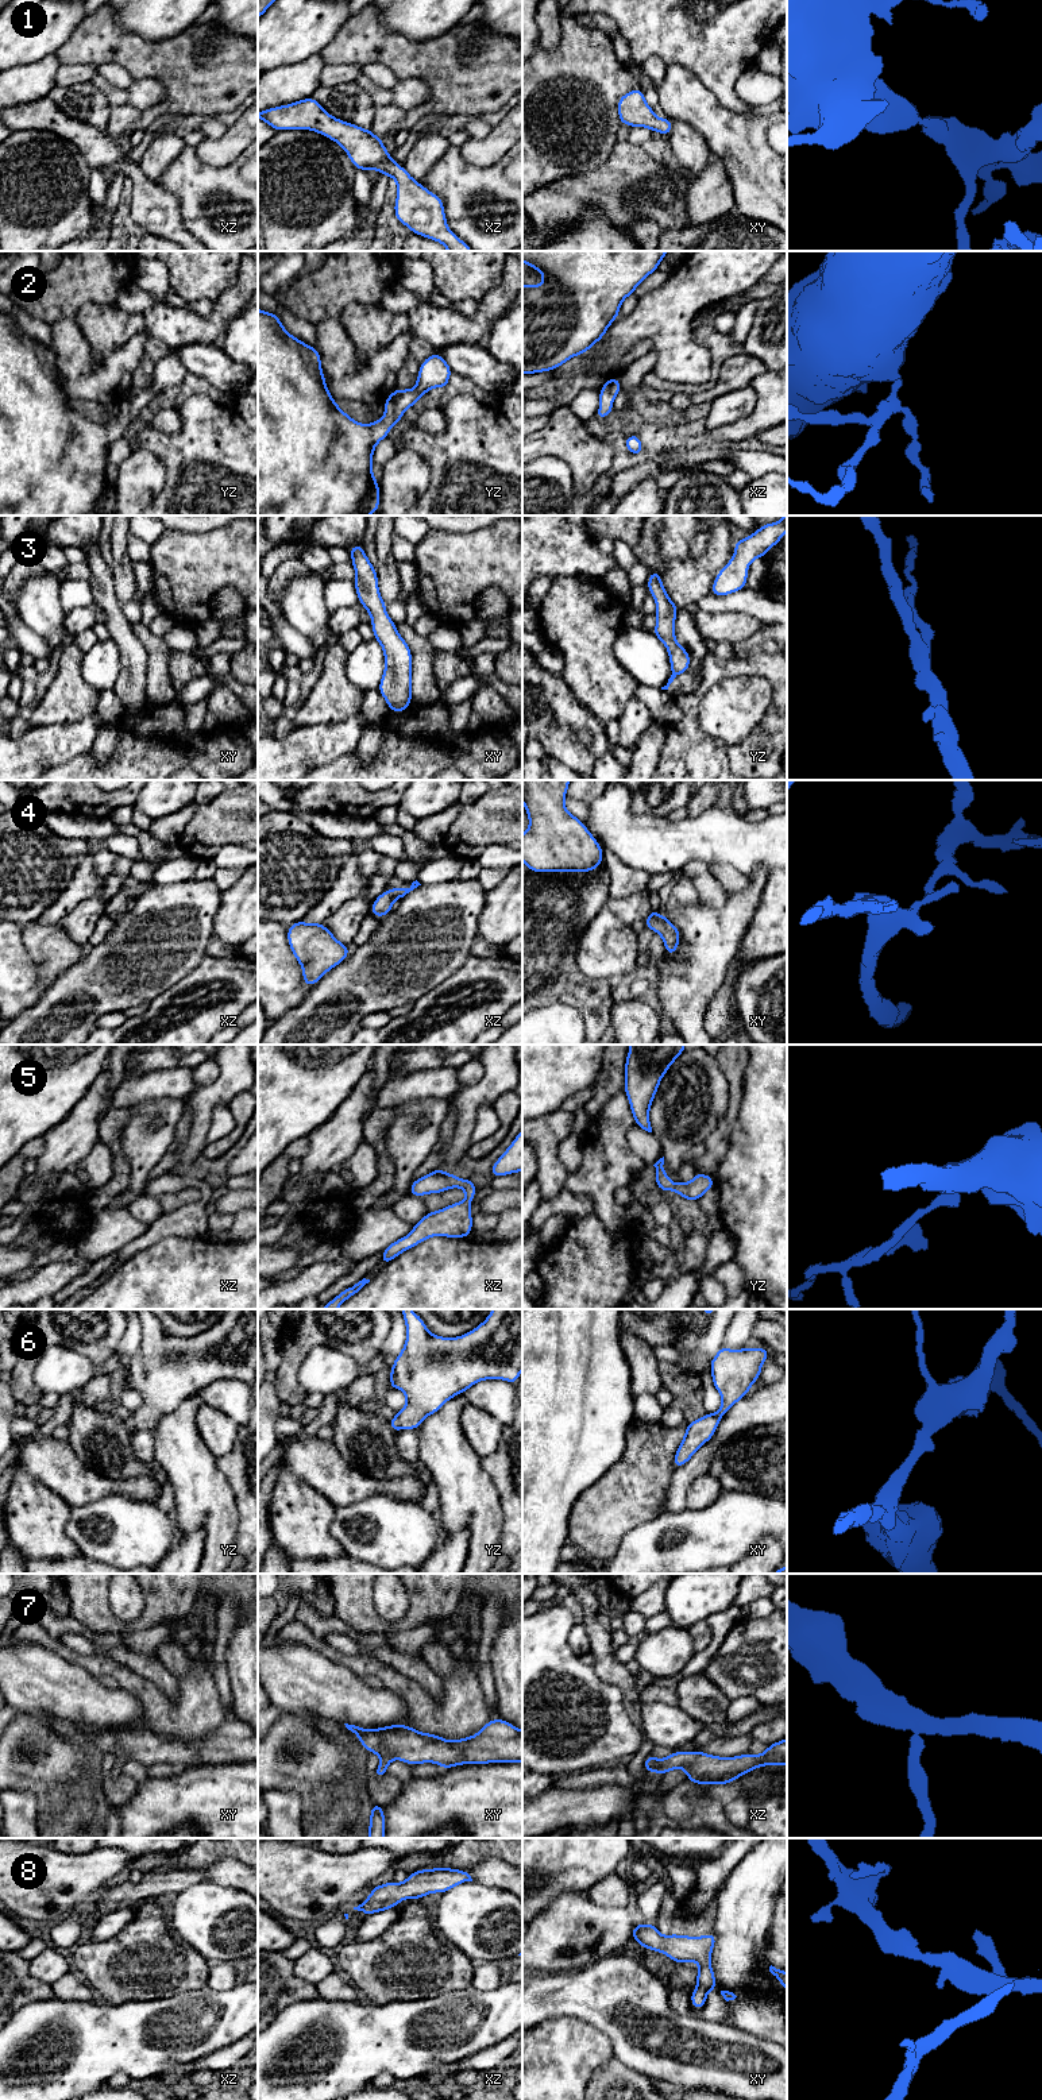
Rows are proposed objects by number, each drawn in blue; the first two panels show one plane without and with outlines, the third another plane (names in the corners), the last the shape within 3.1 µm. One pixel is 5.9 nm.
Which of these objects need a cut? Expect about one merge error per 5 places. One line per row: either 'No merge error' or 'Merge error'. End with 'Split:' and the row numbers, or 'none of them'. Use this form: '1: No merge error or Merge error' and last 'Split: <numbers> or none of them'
1: No merge error
2: No merge error
3: No merge error
4: No merge error
5: No merge error
6: No merge error
7: No merge error
8: No merge error
Split: none of them

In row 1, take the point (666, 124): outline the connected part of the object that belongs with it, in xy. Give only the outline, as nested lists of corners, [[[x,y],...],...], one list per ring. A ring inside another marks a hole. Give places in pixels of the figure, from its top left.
[[[640,86],[621,96],[617,103],[617,109],[621,124],[645,127],[653,132],[660,132],[667,136],[671,135],[672,120],[668,117],[659,119],[655,115],[653,108],[647,104]]]

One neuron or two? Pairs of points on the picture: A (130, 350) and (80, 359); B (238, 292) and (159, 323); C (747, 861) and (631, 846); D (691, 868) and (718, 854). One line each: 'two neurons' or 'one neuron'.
A: one neuron
B: one neuron
C: one neuron
D: two neurons

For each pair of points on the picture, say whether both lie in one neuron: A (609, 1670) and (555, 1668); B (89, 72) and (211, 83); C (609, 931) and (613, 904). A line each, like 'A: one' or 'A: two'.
A: two
B: two
C: two

